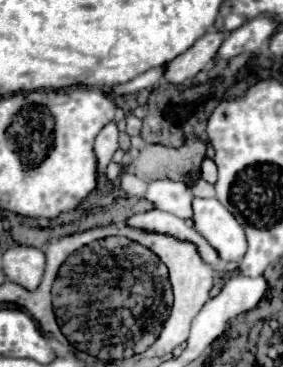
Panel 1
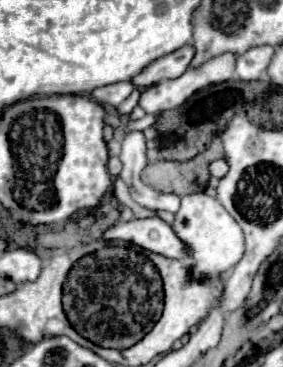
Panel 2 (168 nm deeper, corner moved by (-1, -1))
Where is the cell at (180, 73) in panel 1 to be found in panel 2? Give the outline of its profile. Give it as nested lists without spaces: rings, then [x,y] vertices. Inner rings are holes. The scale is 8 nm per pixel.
[[[186,44],[186,46],[178,48],[176,52],[154,60],[138,76],[132,78],[132,84],[136,88],[150,88],[150,86],[154,86],[154,84],[158,84],[162,80],[178,78],[188,70],[192,58],[194,58],[194,46]]]

